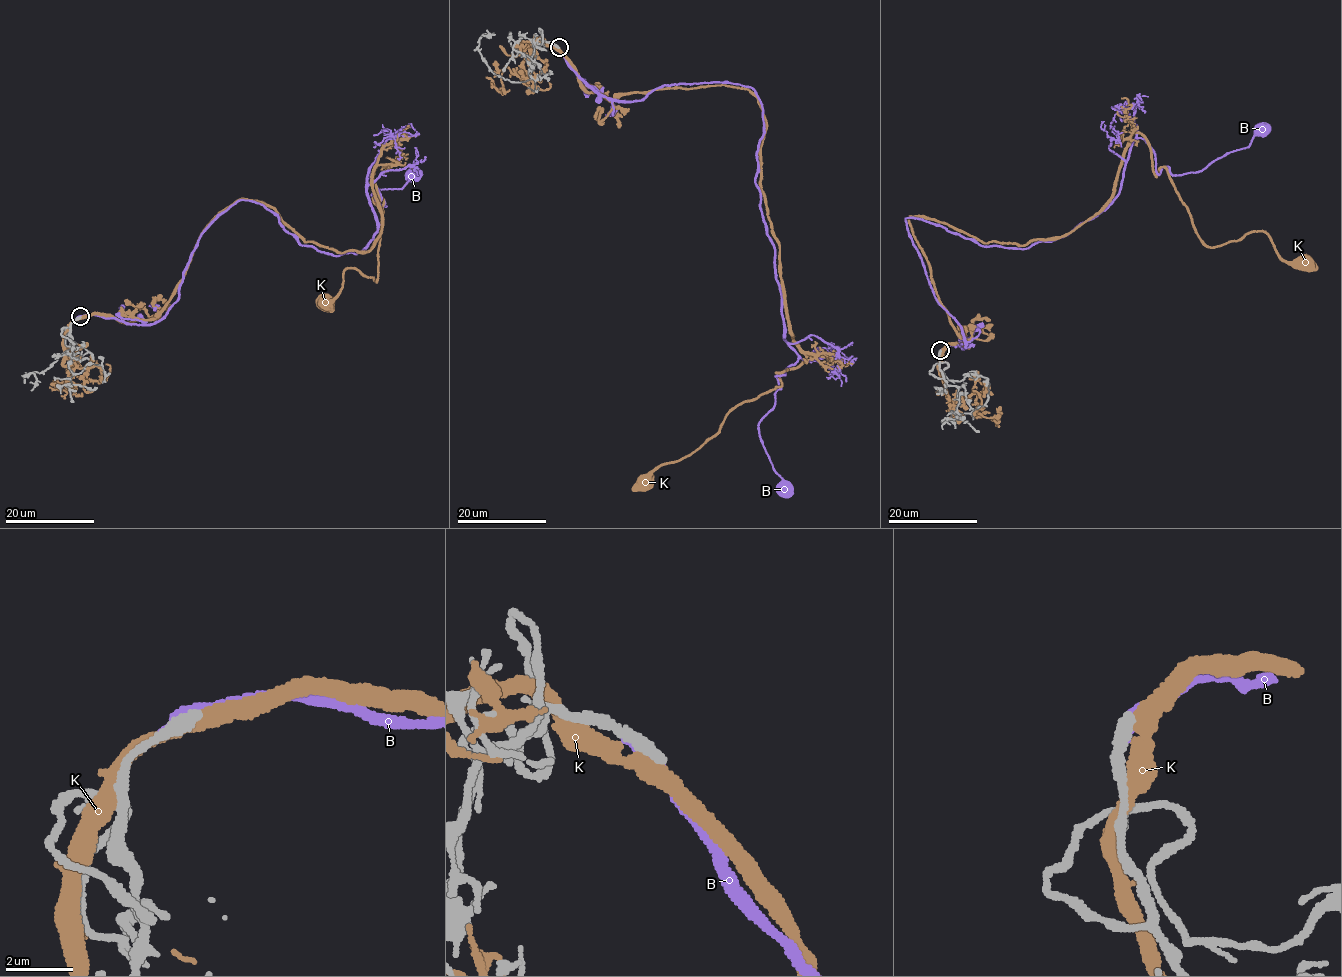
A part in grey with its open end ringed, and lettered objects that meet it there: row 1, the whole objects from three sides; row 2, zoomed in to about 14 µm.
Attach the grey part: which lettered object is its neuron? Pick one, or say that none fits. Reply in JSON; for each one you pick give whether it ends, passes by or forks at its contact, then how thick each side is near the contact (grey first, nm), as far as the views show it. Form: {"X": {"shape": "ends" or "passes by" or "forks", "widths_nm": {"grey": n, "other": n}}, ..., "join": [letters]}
{"join": []}

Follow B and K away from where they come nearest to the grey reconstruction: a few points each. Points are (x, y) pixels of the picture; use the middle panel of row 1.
B: (556, 46), (614, 99), (708, 82), (759, 99), (755, 182), (798, 358), (758, 425), (785, 490)
K: (556, 47), (587, 91), (609, 99), (745, 88), (766, 125), (761, 193), (805, 357), (646, 480)

